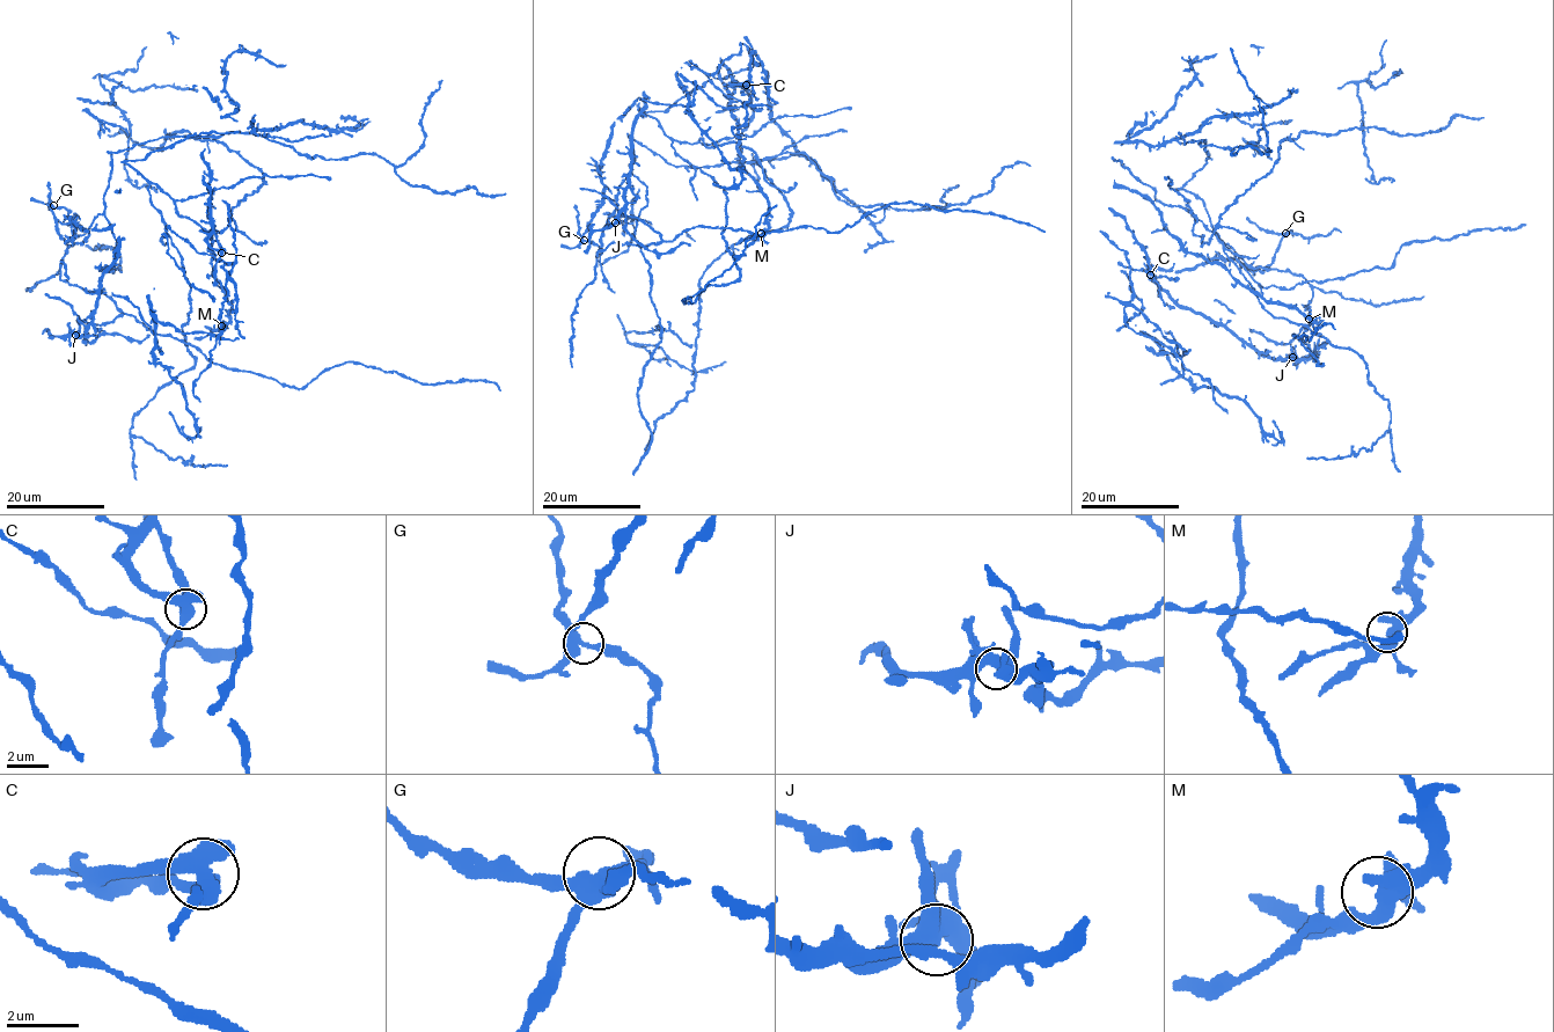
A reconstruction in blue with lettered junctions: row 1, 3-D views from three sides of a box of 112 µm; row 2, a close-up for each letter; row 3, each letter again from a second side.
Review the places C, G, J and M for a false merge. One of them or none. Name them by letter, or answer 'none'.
none

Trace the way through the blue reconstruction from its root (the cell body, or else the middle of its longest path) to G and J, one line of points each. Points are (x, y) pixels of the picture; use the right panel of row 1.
G: (1305, 341), (1312, 288), (1288, 271), (1251, 268), (1272, 262), (1285, 233)
J: (1305, 341), (1300, 341), (1309, 323), (1289, 343), (1282, 343), (1290, 344), (1292, 357)

